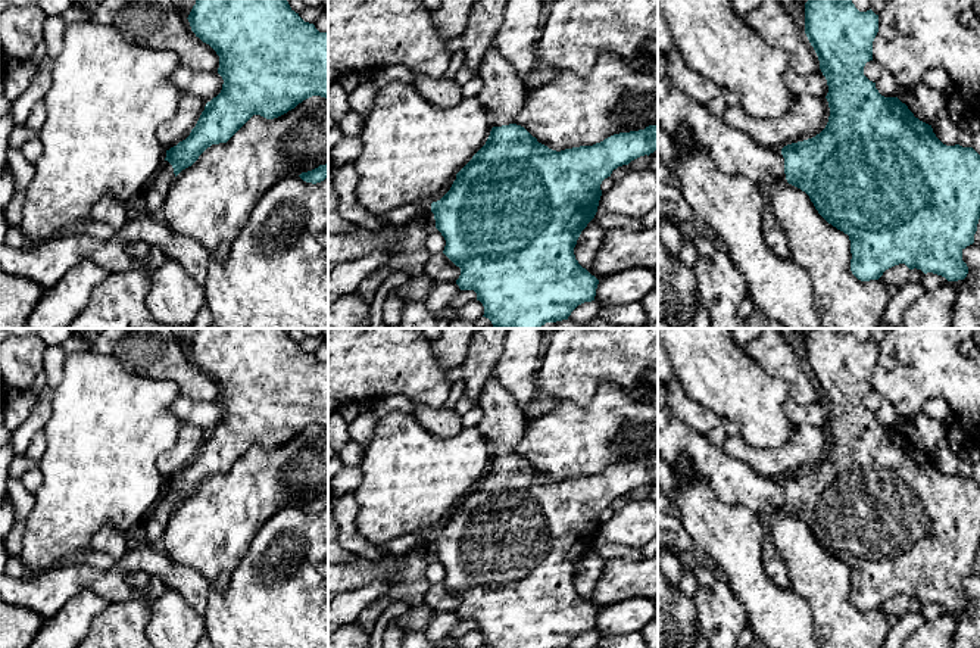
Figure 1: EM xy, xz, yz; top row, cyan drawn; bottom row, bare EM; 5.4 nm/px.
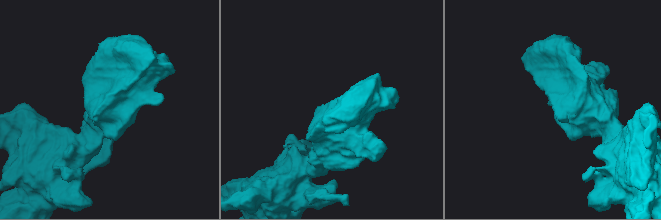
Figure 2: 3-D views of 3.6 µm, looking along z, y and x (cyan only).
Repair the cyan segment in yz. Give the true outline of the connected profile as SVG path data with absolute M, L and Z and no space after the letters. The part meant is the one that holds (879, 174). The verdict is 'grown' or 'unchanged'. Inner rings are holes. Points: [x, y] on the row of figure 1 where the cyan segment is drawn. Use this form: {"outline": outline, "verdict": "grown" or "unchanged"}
{"outline": "M852 0L805 3L805 34L827 80L825 99L830 108L825 128L812 138L774 150L727 127L705 105L690 100L672 84L661 52L658 52L658 125L672 141L680 140L678 128L684 127L687 140L705 150L718 169L750 180L764 191L780 178L805 191L818 214L849 236L851 271L858 280L878 280L886 270L899 264L905 264L909 270L921 270L924 274L942 275L948 281L964 280L968 267L962 261L962 250L974 243L980 219L980 155L973 147L943 144L931 125L915 118L898 97L884 97L878 93L876 82L864 75L865 63L873 60L873 41L877 32L878 15L871 9L859 12Z", "verdict": "grown"}

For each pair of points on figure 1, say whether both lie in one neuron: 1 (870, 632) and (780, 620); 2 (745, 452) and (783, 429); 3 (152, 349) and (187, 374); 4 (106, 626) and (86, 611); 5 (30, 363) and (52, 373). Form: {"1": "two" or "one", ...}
{"1": "two", "2": "two", "3": "one", "4": "two", "5": "two"}

